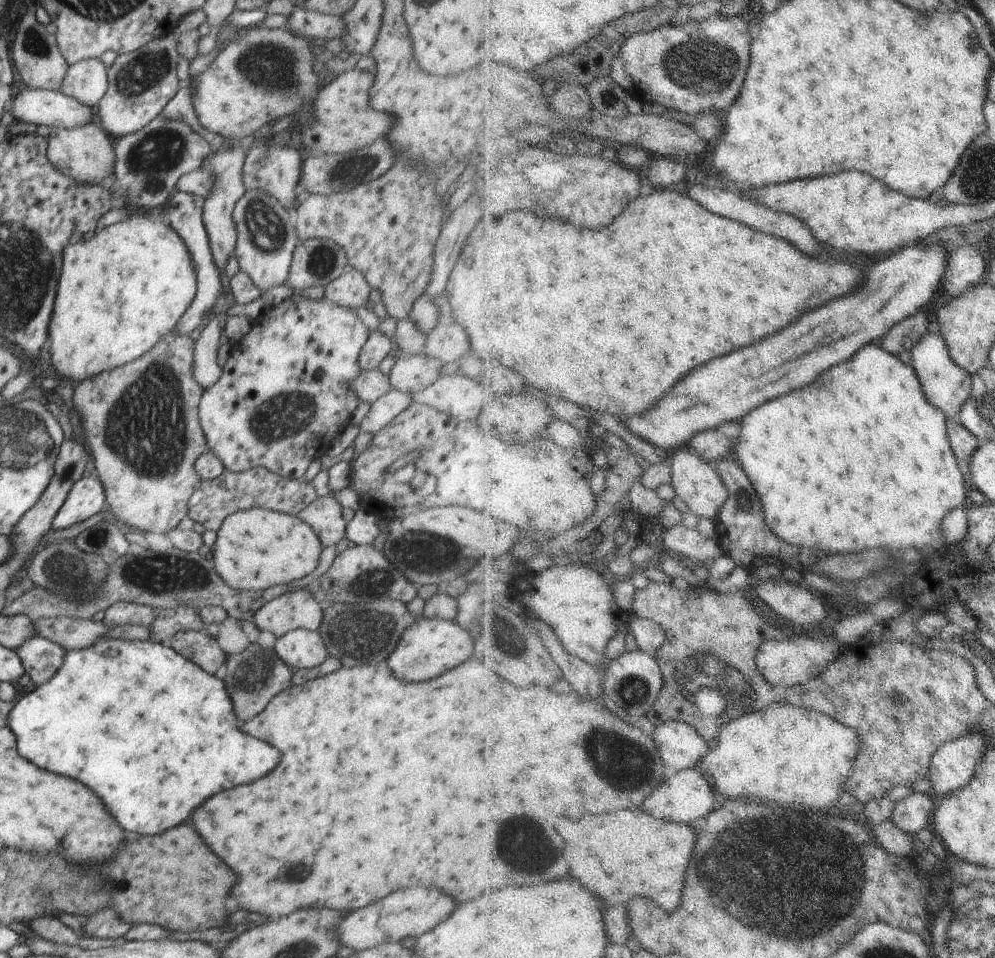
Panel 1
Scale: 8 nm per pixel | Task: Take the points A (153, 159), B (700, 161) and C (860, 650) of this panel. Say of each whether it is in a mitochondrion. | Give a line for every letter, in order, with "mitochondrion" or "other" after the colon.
A: mitochondrion
B: other
C: other

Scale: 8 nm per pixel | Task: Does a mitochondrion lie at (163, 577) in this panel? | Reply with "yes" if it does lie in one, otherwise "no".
yes

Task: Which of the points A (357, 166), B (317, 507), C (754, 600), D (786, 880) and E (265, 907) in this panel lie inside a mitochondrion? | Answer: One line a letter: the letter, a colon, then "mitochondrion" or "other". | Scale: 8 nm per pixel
A: mitochondrion
B: other
C: other
D: mitochondrion
E: other

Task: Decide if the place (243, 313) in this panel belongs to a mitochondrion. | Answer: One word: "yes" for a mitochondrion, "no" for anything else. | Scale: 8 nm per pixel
no

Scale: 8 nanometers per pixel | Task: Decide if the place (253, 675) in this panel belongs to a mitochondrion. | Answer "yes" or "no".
yes

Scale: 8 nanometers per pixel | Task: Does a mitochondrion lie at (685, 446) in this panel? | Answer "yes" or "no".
no

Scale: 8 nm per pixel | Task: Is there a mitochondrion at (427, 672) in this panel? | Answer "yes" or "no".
no

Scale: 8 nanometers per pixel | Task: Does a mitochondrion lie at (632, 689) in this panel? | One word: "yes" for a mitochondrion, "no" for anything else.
yes

